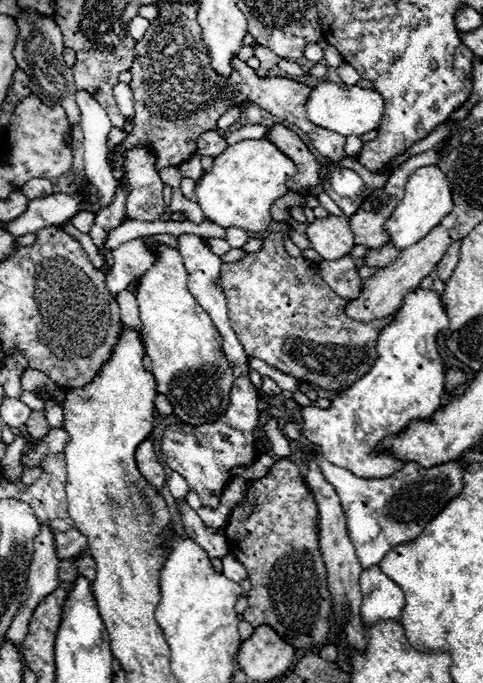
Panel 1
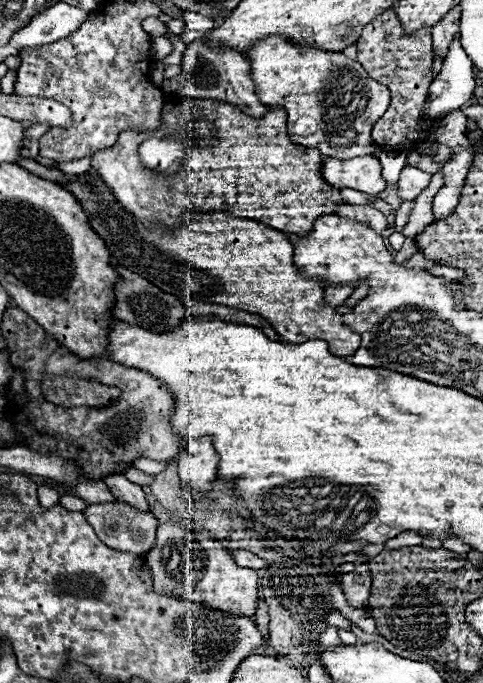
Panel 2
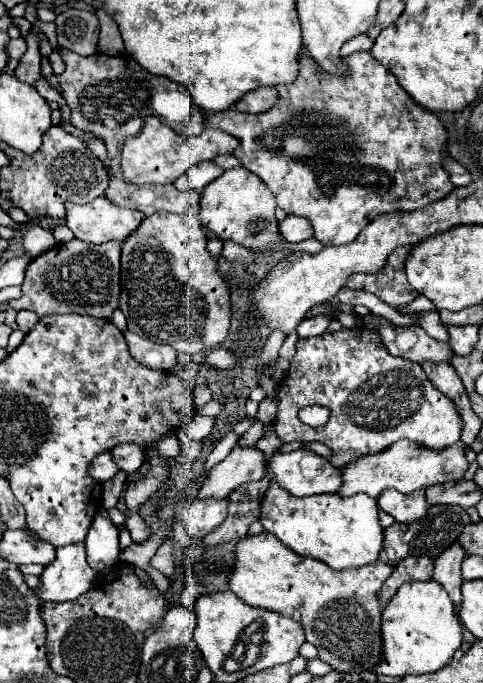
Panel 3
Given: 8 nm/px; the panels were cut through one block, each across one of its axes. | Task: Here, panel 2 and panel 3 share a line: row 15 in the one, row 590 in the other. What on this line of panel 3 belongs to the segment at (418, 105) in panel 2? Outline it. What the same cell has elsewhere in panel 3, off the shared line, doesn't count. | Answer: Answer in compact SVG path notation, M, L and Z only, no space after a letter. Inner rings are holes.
M406 558L400 560L398 566L394 568L394 572L390 574L390 578L386 580L386 584L382 586L382 592L378 594L386 604L394 592L404 584L404 582L412 582L412 580L430 580L432 578L432 560L430 558Z

